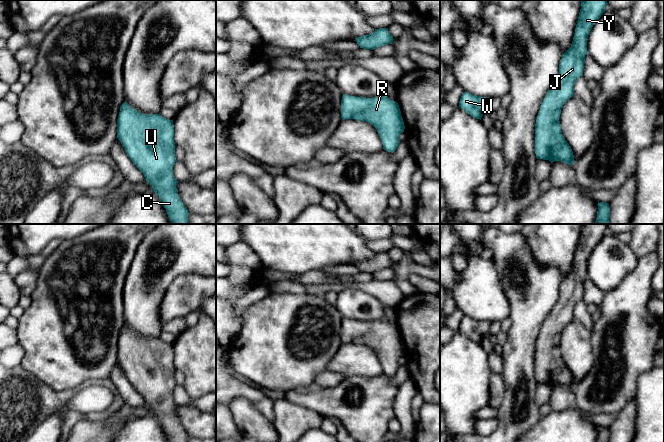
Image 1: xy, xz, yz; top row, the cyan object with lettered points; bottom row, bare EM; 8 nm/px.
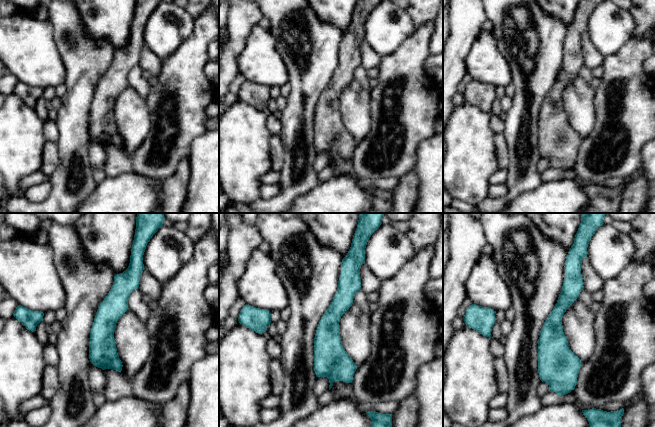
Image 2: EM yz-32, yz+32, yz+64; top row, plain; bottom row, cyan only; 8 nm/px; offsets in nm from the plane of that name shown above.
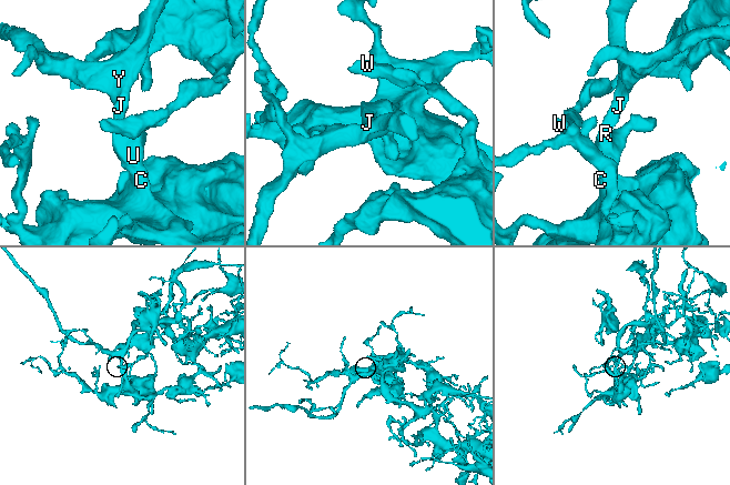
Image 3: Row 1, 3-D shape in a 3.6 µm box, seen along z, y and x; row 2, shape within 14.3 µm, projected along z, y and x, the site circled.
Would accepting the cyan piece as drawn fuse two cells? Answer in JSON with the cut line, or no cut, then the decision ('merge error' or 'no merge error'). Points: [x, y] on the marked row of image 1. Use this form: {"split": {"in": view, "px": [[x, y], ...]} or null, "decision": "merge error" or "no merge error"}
{"split": null, "decision": "no merge error"}

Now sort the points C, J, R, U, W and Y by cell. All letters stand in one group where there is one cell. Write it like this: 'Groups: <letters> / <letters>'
Groups: C J R U W Y

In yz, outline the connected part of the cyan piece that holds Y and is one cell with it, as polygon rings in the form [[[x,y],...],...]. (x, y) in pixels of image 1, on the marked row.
[[[581,0],[581,9],[571,47],[562,55],[559,74],[542,101],[535,124],[537,159],[551,163],[574,163],[571,147],[565,140],[559,121],[561,108],[574,94],[574,84],[583,76],[587,38],[595,22],[605,12],[607,0]]]

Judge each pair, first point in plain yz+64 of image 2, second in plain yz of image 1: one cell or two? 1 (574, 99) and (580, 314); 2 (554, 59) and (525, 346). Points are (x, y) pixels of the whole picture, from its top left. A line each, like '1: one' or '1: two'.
1: two
2: one

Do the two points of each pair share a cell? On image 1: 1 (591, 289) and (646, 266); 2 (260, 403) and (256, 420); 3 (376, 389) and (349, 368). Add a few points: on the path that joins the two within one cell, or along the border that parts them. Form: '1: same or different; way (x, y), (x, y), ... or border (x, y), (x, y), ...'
1: different; border (604, 293), (599, 309)
2: different; border (238, 397), (245, 397), (266, 418), (272, 421)
3: different; border (381, 374), (377, 376), (348, 376), (345, 378)

